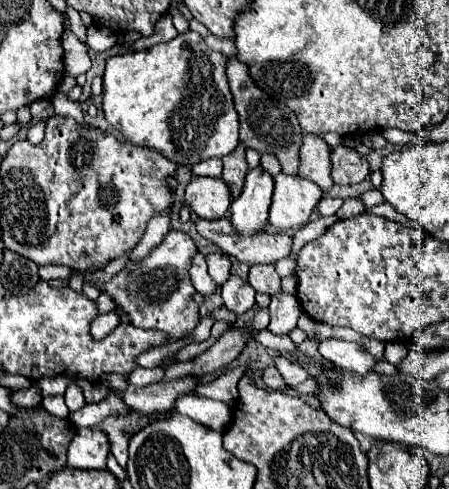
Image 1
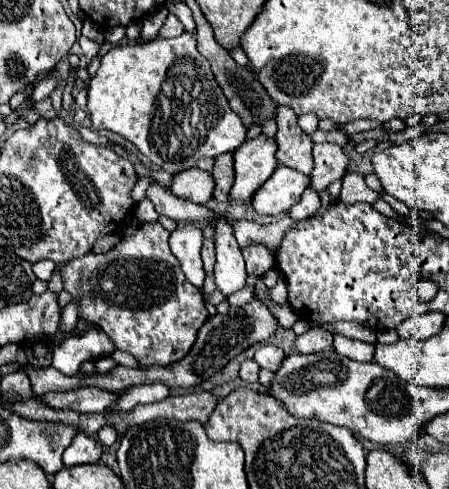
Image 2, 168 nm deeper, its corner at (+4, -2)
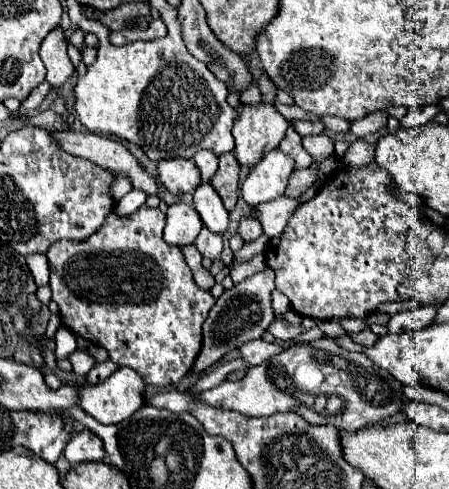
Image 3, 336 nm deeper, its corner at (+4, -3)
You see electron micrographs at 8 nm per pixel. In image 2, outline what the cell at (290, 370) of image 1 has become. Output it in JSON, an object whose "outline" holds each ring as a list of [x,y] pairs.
{"outline":[[[267,344],[267,346],[261,346],[261,348],[255,352],[255,358],[253,358],[253,360],[255,360],[261,368],[267,368],[267,370],[275,372],[275,370],[279,368],[279,364],[281,364],[283,358],[285,358],[285,354],[283,354],[281,348],[277,348],[277,346],[273,346],[273,344]]]}

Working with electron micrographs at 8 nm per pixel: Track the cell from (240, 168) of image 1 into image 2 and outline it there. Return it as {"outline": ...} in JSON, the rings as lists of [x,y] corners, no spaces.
{"outline":[[[221,154],[215,158],[215,166],[211,170],[213,178],[215,178],[215,192],[213,198],[219,204],[227,204],[229,202],[229,190],[233,186],[233,154]]]}

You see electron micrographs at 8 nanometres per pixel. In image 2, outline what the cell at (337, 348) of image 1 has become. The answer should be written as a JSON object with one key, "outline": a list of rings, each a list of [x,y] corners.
{"outline":[[[313,326],[313,328],[309,328],[305,334],[301,334],[301,336],[295,338],[295,348],[297,348],[301,354],[321,352],[321,350],[331,348],[331,346],[333,346],[333,336],[331,336],[331,332],[327,332],[327,330],[321,328],[321,326]]]}

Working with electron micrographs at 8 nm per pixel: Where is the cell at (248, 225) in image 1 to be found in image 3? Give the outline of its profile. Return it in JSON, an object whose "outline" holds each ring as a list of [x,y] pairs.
{"outline":[[[243,105],[233,127],[235,157],[247,169],[255,167],[263,155],[277,149],[289,123],[271,105]]]}

